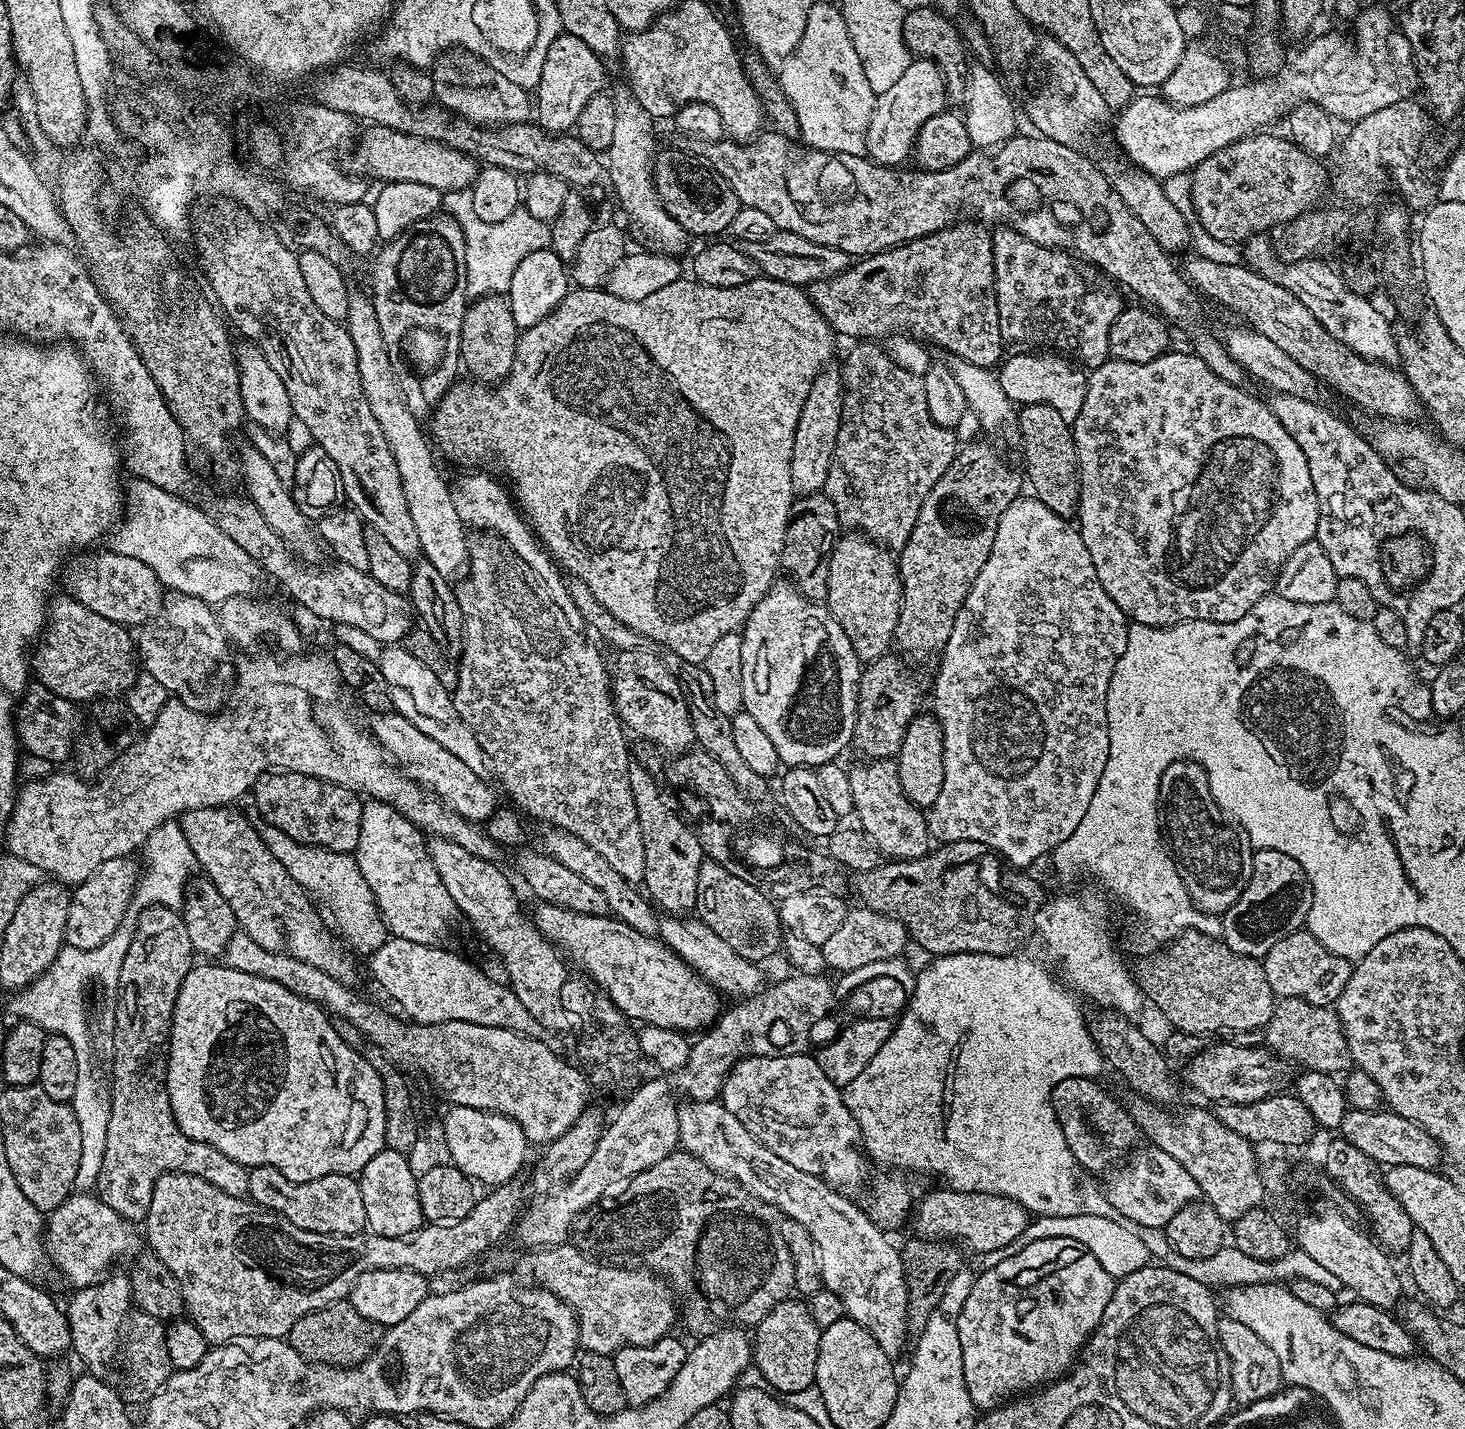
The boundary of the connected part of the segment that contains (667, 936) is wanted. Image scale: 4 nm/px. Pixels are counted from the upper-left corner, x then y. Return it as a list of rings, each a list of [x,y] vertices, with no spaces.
[[[676,914],[665,915],[659,921],[658,936],[725,997],[747,998],[757,995],[765,987],[764,972],[760,969],[763,967],[755,960],[742,958],[742,954],[738,954],[734,946],[722,942],[722,938],[718,938],[718,934],[714,934],[714,930],[710,930],[710,926],[706,926],[698,918],[681,918]]]

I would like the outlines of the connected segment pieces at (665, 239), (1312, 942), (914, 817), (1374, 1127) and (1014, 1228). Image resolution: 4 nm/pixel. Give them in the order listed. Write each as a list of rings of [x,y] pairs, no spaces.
[[[631,94],[620,97],[617,95],[614,103],[614,142],[610,142],[606,153],[606,176],[609,181],[612,179],[612,184],[616,187],[616,200],[620,203],[621,210],[632,219],[633,226],[653,244],[651,247],[657,253],[675,258],[683,257],[684,247],[690,243],[690,237],[660,205],[653,187],[652,170],[658,155],[656,132],[652,129],[654,117],[651,112],[642,110],[642,106]]]
[[[1307,930],[1290,934],[1282,938],[1282,942],[1274,942],[1274,946],[1270,946],[1270,950],[1263,956],[1262,963],[1273,996],[1300,998],[1327,1006],[1335,1005],[1342,990],[1346,990],[1346,982],[1350,982],[1354,967],[1353,961],[1326,950],[1326,946],[1322,946],[1322,942],[1318,942],[1318,938],[1314,938],[1314,934]]]
[[[895,759],[868,760],[860,763],[864,764],[858,765],[856,769],[852,768],[848,773],[852,807],[855,818],[857,816],[860,819],[859,827],[872,840],[872,844],[880,851],[881,857],[889,861],[920,860],[923,856],[927,856],[930,851],[928,817],[917,804],[912,804],[910,798],[906,798],[902,790],[902,782],[898,778]]]
[[[1351,1110],[1345,1112],[1344,1121],[1340,1123],[1339,1135],[1350,1146],[1358,1146],[1362,1154],[1366,1154],[1374,1163],[1393,1168],[1394,1166],[1418,1166],[1419,1168],[1437,1167],[1436,1163],[1441,1163],[1442,1149],[1439,1142],[1422,1126],[1402,1118],[1391,1110],[1377,1110],[1367,1112],[1366,1110]]]
[[[940,1186],[937,1192],[930,1192],[918,1200],[914,1208],[917,1237],[926,1240],[947,1240],[963,1246],[969,1253],[983,1254],[990,1250],[999,1250],[1002,1246],[1016,1244],[1020,1235],[1030,1223],[1030,1213],[1014,1198],[1006,1198],[1002,1194],[986,1194],[985,1192],[959,1192],[947,1186]]]

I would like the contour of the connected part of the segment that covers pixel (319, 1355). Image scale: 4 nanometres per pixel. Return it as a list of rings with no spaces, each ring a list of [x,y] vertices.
[[[337,1302],[298,1318],[286,1339],[290,1346],[294,1346],[294,1350],[298,1350],[298,1354],[313,1364],[337,1364],[339,1368],[351,1368],[377,1351],[382,1340],[382,1328],[381,1325],[364,1320],[351,1302]]]

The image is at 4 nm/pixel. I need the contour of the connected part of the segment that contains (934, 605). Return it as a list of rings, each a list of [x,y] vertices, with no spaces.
[[[968,444],[957,451],[946,474],[926,494],[918,522],[898,552],[902,606],[894,644],[909,661],[928,660],[943,653],[950,630],[954,630],[954,618],[958,618],[978,570],[986,566],[986,558],[994,550],[998,518],[1021,495],[1020,480],[1022,484],[1021,473],[1016,473],[990,445]]]

